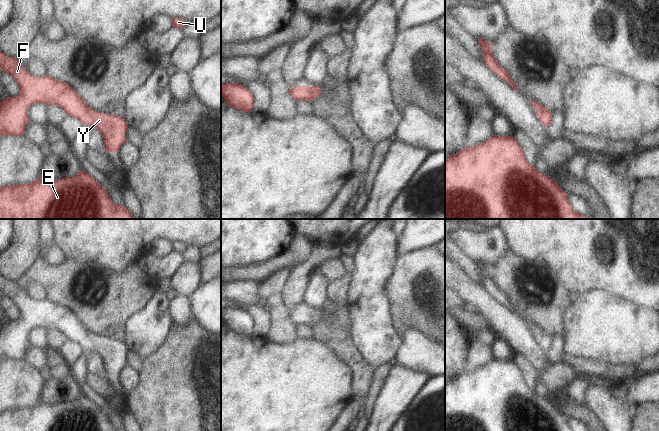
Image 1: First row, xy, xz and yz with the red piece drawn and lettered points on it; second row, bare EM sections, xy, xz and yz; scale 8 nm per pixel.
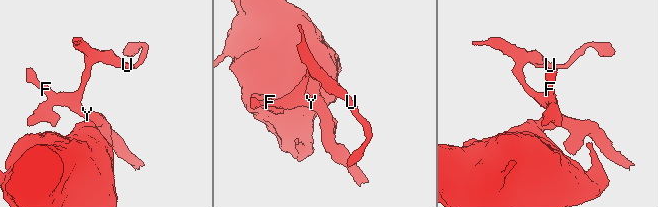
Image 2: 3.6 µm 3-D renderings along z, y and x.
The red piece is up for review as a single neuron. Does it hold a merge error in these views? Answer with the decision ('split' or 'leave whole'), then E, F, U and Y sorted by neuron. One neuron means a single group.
leave whole; E F U Y

